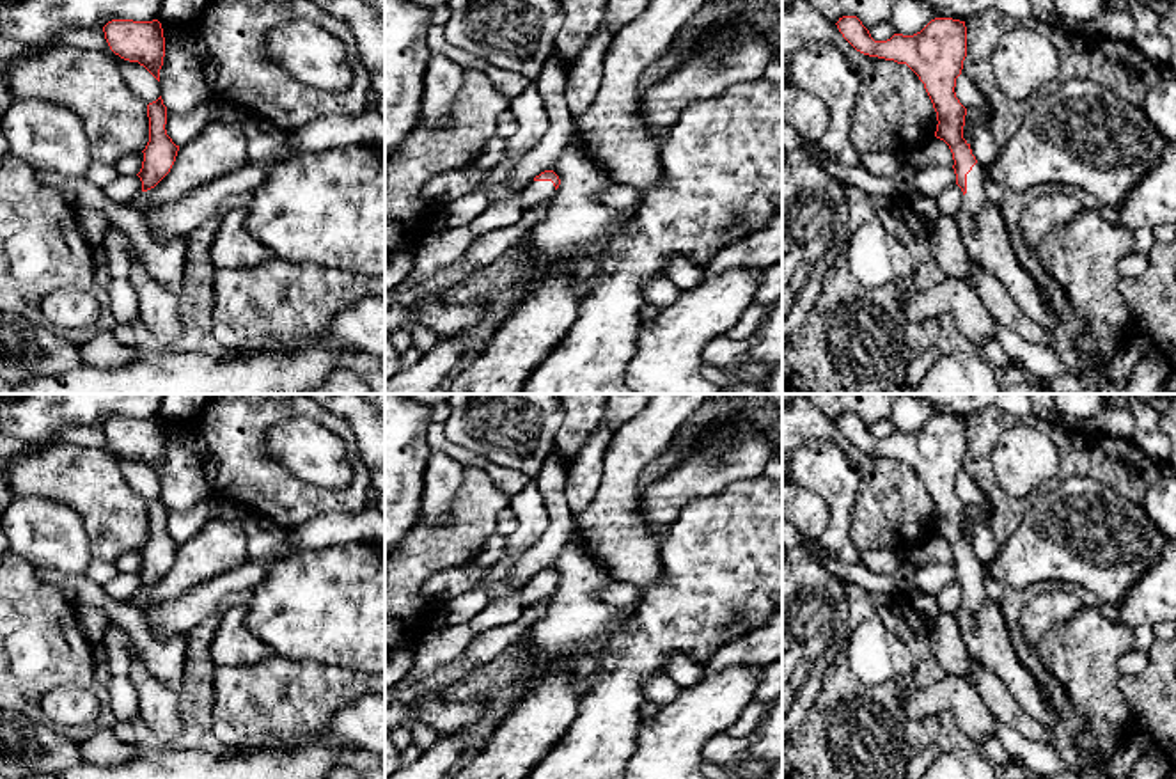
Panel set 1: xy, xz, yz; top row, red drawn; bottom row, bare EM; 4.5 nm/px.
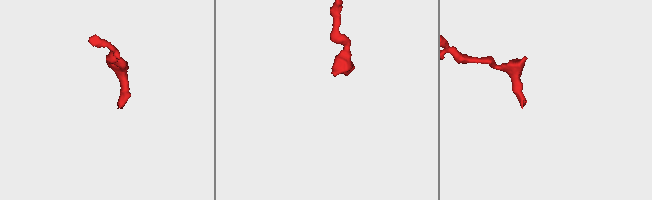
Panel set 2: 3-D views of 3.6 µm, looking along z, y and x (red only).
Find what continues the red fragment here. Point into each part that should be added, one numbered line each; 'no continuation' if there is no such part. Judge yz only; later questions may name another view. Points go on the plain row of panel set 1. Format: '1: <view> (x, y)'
1: yz (981, 621)

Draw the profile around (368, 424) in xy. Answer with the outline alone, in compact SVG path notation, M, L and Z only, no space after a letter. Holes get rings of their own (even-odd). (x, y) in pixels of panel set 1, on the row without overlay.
M307 394L330 413L344 419L360 458L371 472L371 488L385 493L385 417L362 394Z

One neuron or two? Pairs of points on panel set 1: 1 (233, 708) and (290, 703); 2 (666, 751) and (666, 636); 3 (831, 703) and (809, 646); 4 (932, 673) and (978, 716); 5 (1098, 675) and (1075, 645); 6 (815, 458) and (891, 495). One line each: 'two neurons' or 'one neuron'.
1: one neuron
2: two neurons
3: two neurons
4: two neurons
5: one neuron
6: two neurons

